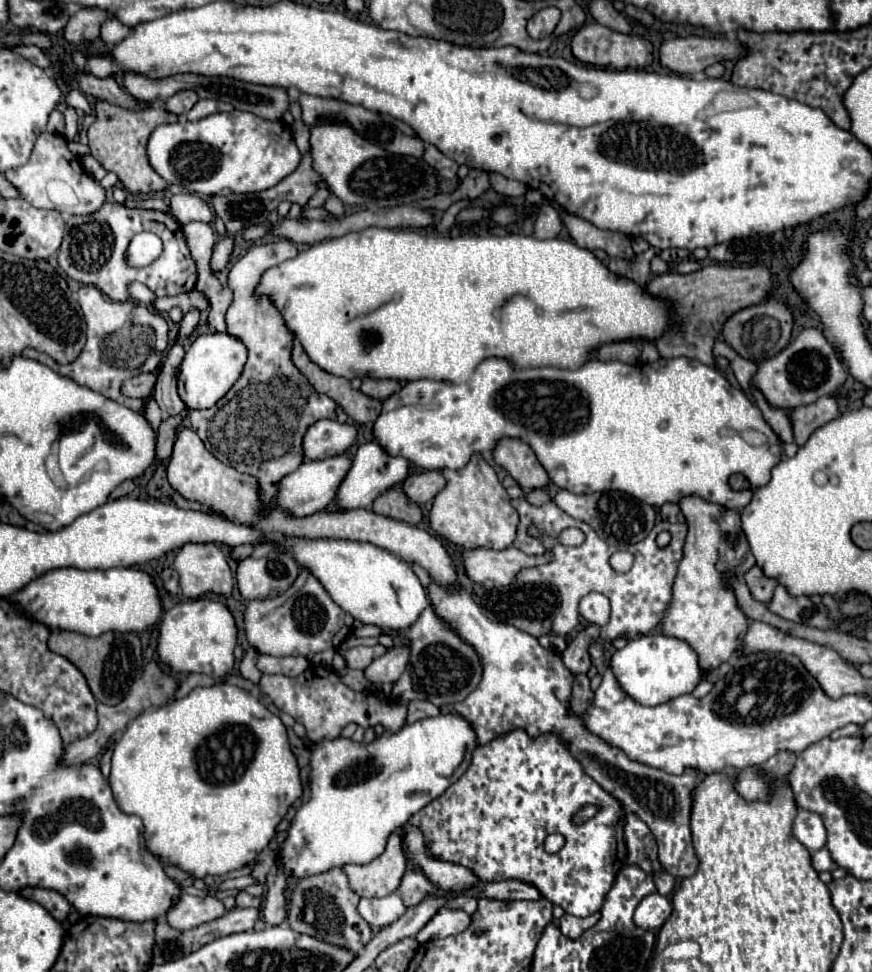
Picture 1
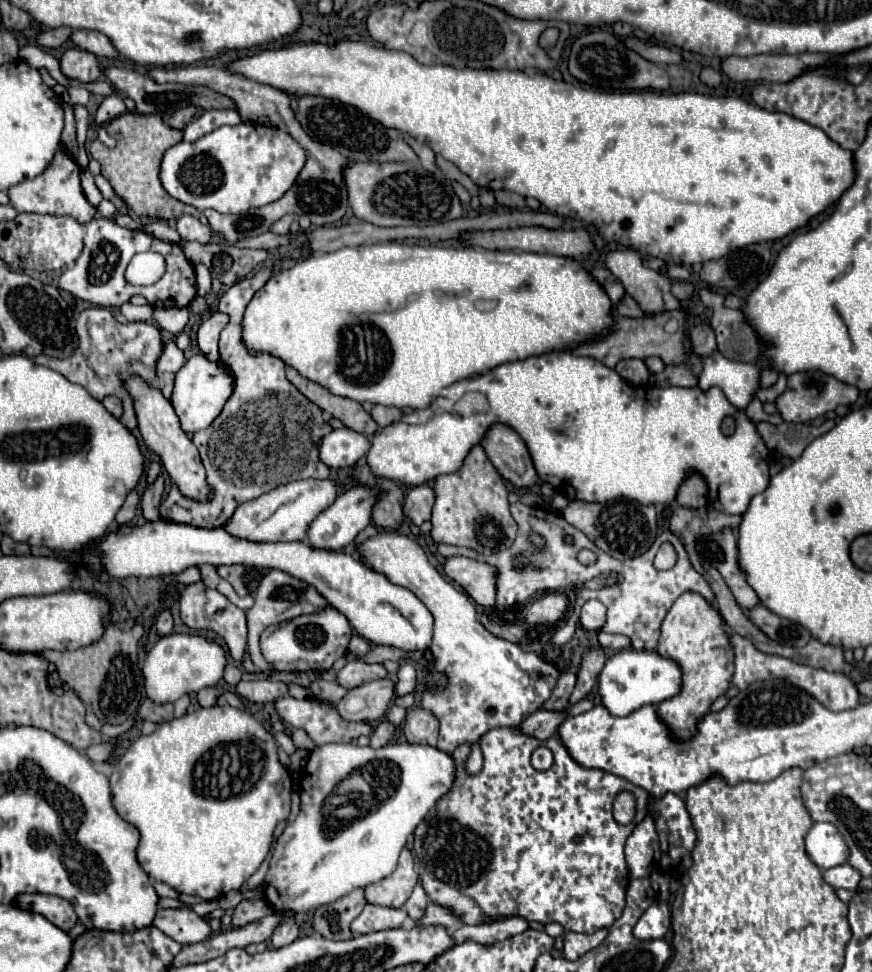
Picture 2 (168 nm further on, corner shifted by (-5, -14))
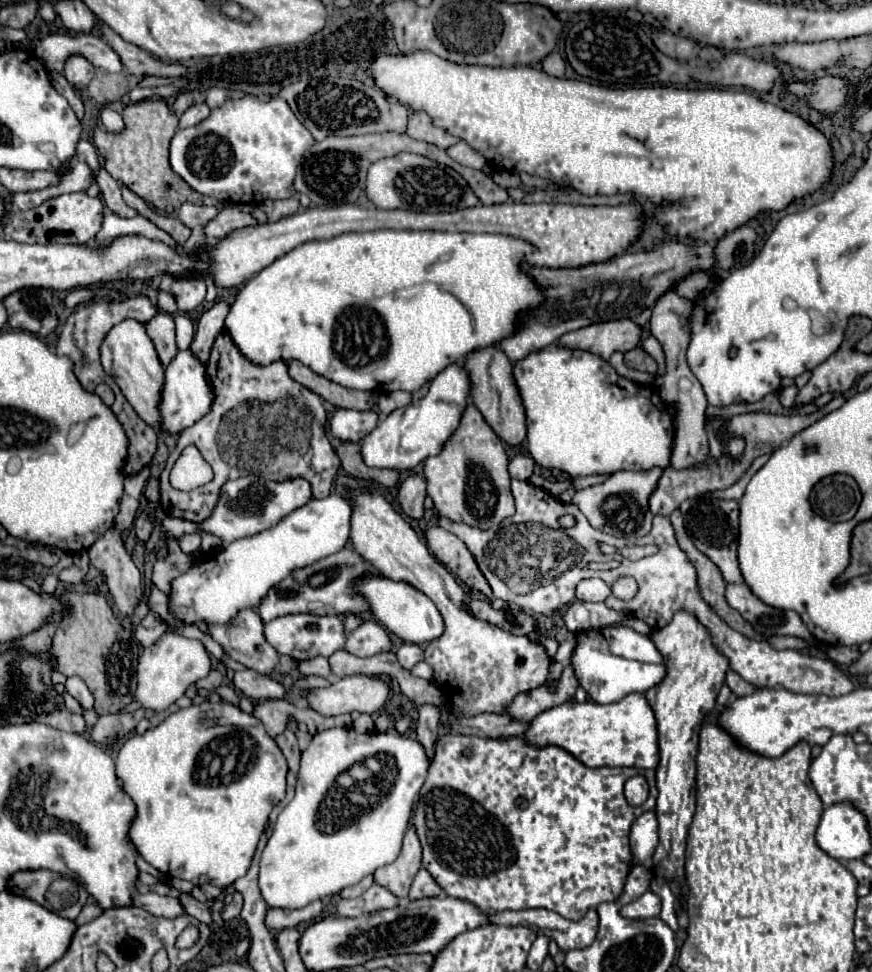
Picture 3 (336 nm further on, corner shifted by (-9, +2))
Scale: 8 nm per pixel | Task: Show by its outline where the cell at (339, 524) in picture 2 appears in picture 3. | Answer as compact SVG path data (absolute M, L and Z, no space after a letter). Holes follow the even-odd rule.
M331 494L323 500L309 500L305 506L293 510L289 516L285 516L277 526L263 530L259 534L241 538L231 542L227 548L221 548L219 552L205 556L201 560L197 560L185 574L177 576L171 580L171 590L169 590L169 612L173 614L173 618L181 620L183 624L197 624L197 622L205 622L207 626L213 624L227 624L231 618L235 618L241 610L257 610L261 600L267 598L267 592L277 586L281 580L285 580L293 570L311 566L323 558L327 558L329 554L339 552L349 538L349 520L351 520L351 506L347 496L339 496L339 494Z

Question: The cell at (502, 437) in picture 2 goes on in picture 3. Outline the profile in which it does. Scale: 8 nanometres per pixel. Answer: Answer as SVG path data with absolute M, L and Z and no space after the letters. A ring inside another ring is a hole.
M497 344L479 348L479 350L469 352L463 358L463 368L469 374L473 404L481 410L481 414L485 416L485 420L491 424L491 428L495 430L495 434L501 440L505 440L511 446L519 446L527 436L525 408L521 402L521 396L519 396L519 388L513 378L513 364L509 362L507 354L501 352Z

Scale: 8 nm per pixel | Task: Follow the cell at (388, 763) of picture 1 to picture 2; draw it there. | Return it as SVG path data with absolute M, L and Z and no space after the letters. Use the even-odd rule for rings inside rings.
M325 744L311 750L301 782L301 812L293 824L289 824L275 844L275 852L265 878L265 898L273 910L305 912L319 904L329 904L345 896L355 888L379 882L395 870L399 852L403 850L407 836L413 834L417 824L427 816L431 808L453 788L455 760L449 752L443 752L427 744L387 744L379 750L371 746L361 748L355 744ZM349 778L349 794L333 794L335 786ZM333 794L333 820L329 822L323 812L325 800Z

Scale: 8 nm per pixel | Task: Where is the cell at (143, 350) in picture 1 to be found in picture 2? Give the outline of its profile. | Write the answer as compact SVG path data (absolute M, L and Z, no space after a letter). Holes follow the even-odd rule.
M85 308L79 312L77 318L77 334L79 334L79 352L75 356L69 356L65 360L55 360L51 356L37 356L33 358L37 364L43 364L59 374L63 374L69 382L79 384L91 392L97 400L103 400L105 396L117 396L123 400L123 416L119 418L129 430L135 428L135 406L133 396L125 388L125 382L131 376L139 376L143 382L153 384L157 360L163 354L165 342L161 336L161 330L155 324L147 322L117 322L115 316L107 308Z

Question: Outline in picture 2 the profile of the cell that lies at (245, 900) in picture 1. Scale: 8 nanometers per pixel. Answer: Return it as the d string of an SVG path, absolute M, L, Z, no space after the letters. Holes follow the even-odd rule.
M243 900L235 912L233 912L233 926L239 928L239 926L245 926L249 922L255 922L267 914L271 914L273 908L269 906L267 900Z

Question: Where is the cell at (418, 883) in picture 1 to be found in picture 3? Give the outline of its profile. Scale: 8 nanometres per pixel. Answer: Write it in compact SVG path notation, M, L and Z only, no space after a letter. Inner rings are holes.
M421 868L413 880L411 892L409 892L409 900L419 900L419 898L427 898L427 896L443 896L443 888L433 880L433 876Z

